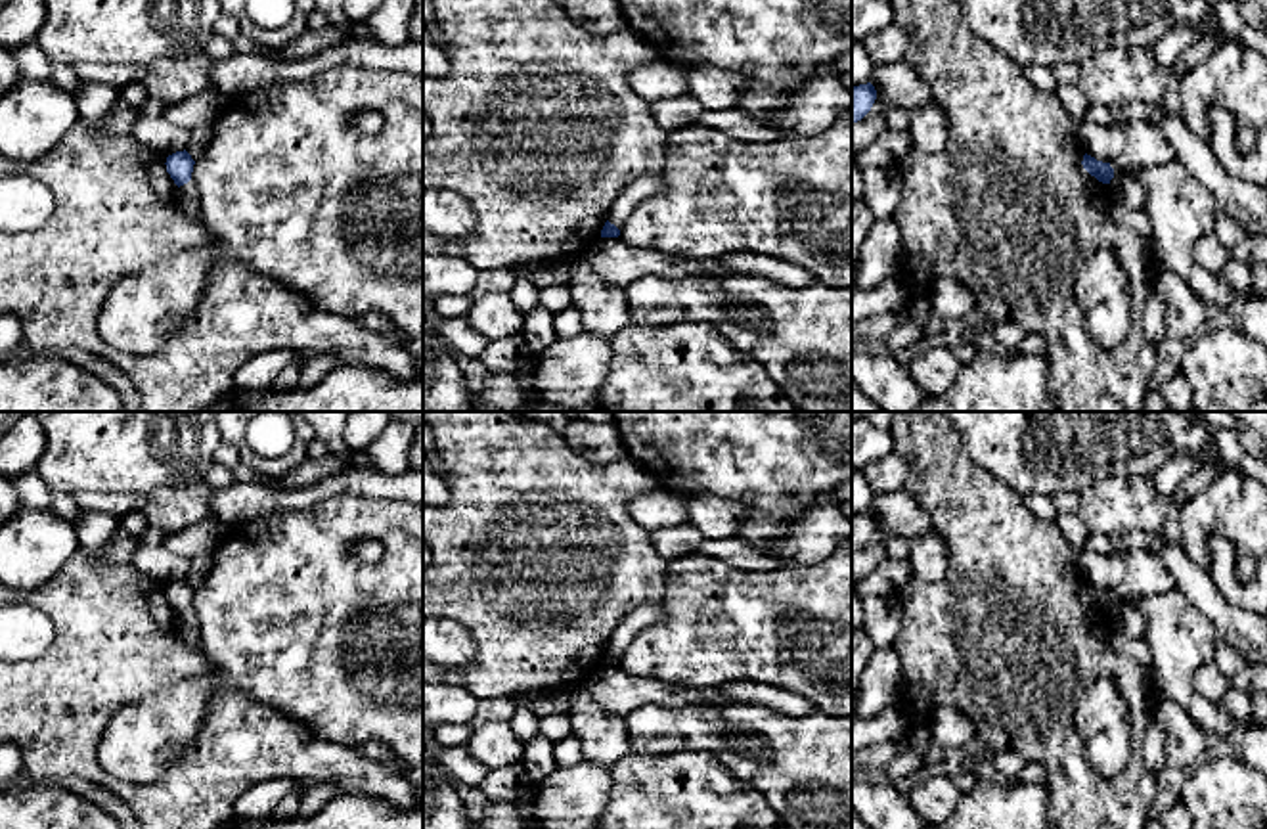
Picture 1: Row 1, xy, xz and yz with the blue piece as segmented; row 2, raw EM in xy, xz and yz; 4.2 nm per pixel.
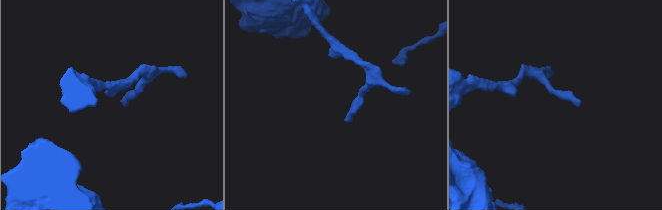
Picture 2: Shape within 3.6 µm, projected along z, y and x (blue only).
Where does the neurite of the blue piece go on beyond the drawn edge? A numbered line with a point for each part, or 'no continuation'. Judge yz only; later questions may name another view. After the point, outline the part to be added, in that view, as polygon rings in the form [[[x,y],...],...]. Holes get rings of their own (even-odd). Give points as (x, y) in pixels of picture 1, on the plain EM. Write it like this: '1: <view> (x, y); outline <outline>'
no continuation

